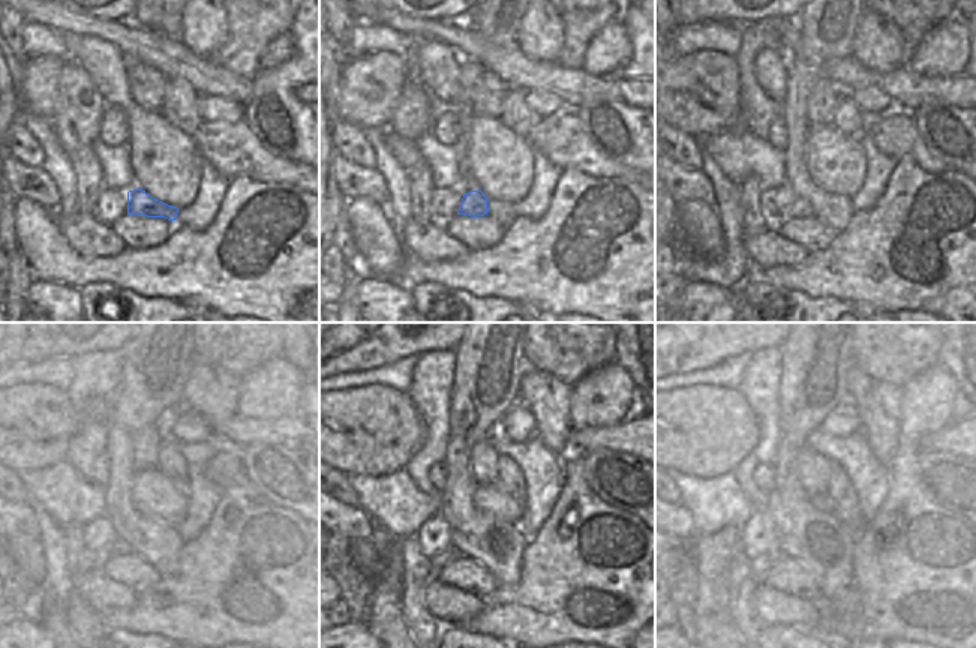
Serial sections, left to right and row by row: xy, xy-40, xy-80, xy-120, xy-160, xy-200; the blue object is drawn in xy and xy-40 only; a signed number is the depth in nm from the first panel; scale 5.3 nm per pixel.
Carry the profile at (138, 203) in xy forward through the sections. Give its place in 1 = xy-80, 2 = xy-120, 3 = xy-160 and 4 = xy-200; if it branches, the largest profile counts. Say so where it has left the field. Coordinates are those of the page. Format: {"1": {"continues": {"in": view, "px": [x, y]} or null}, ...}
{"1": {"continues": {"in": "xy-80", "px": [801, 207]}}, "2": {"continues": {"in": "xy-120", "px": [120, 546]}}, "3": {"continues": {"in": "xy-160", "px": [437, 563]}}, "4": {"continues": {"in": "xy-200", "px": [760, 566]}}}

